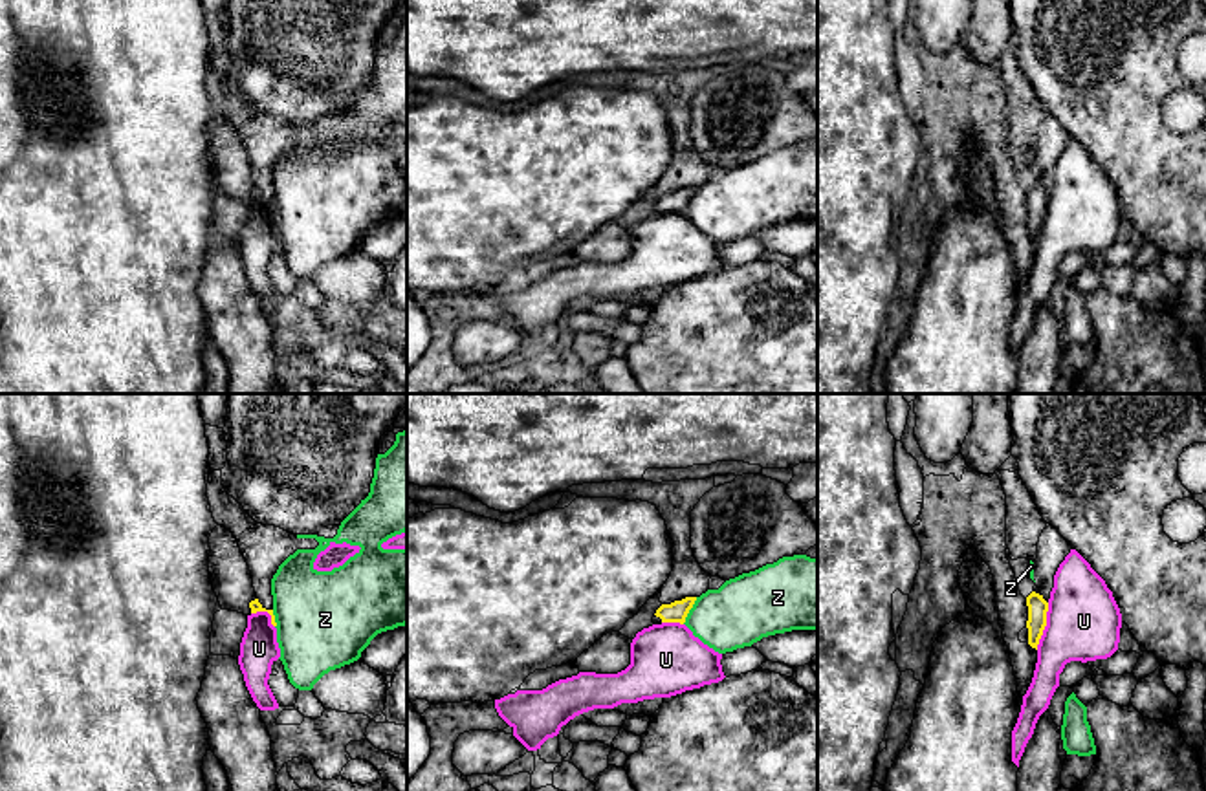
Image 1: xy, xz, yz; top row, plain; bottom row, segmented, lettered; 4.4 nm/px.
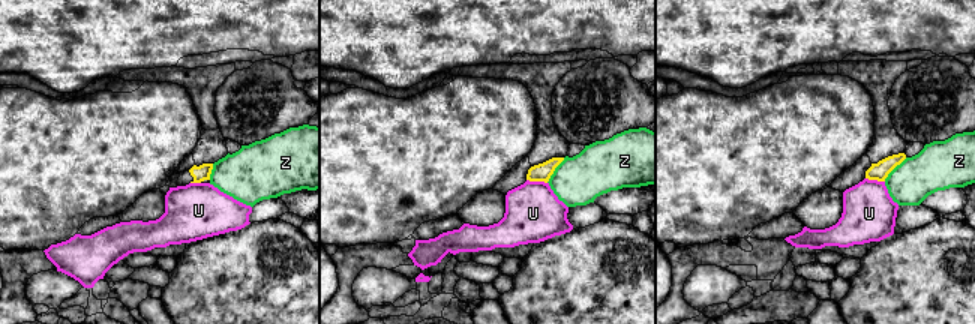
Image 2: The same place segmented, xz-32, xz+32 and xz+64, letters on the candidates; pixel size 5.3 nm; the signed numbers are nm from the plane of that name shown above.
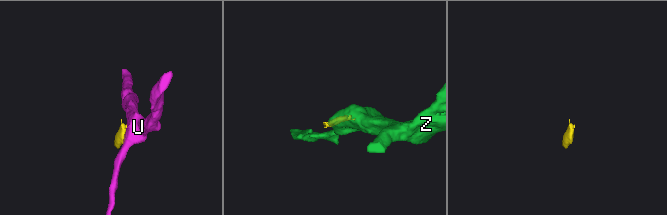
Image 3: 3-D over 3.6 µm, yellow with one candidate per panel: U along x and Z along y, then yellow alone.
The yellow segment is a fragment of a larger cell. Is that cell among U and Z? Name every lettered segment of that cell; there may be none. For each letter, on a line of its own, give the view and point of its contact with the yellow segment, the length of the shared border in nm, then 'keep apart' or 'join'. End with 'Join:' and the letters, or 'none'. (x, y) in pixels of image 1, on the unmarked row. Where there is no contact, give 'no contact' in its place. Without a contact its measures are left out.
U: meets yellow in yz at (1045, 215); contact 220 nm long; keep apart
Z: meets yellow in xz at (690, 198); contact 140 nm long; keep apart
Join: none

